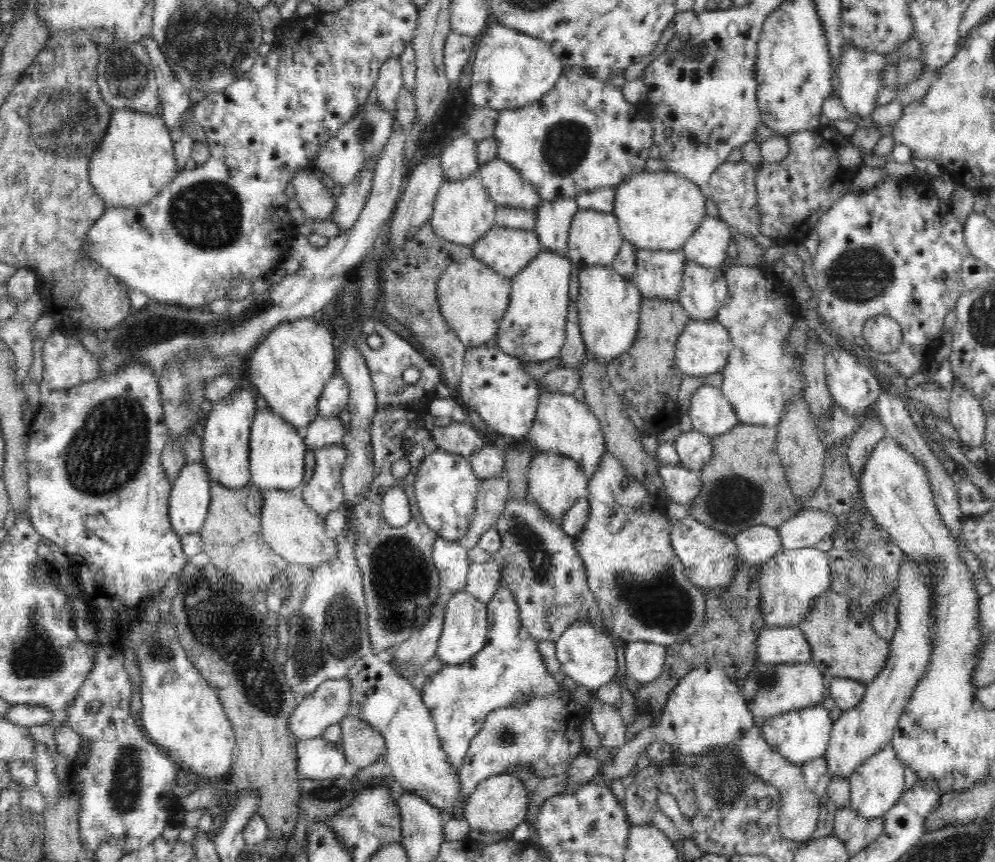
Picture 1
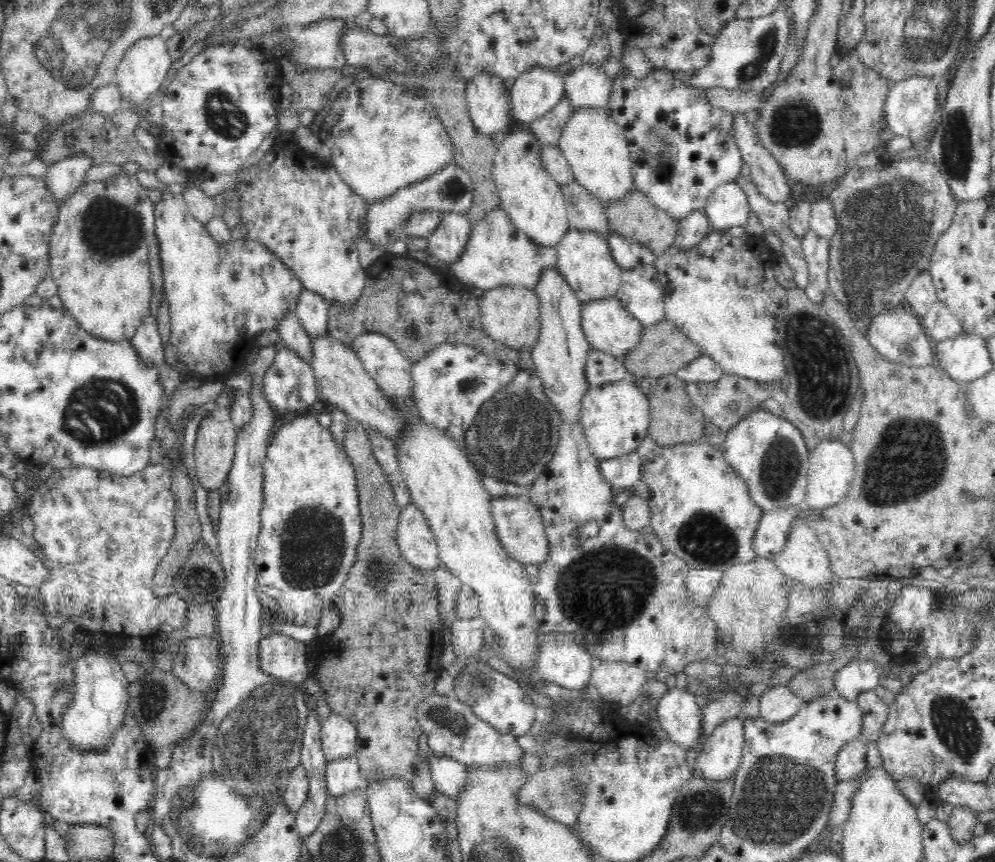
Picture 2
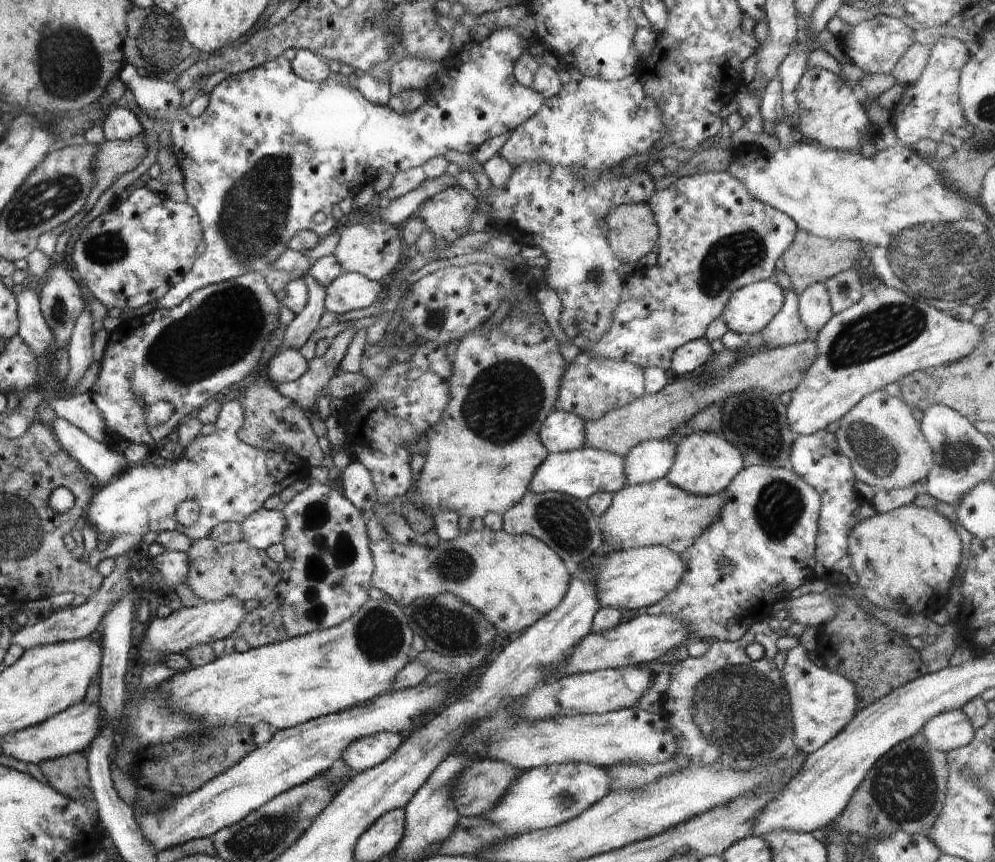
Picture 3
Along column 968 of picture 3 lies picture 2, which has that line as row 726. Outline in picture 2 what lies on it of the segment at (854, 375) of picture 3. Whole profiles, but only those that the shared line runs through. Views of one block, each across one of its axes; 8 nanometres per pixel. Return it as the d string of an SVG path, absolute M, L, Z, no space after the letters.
M330 712L321 723L321 747L329 760L348 758L356 752L356 727L339 713Z

